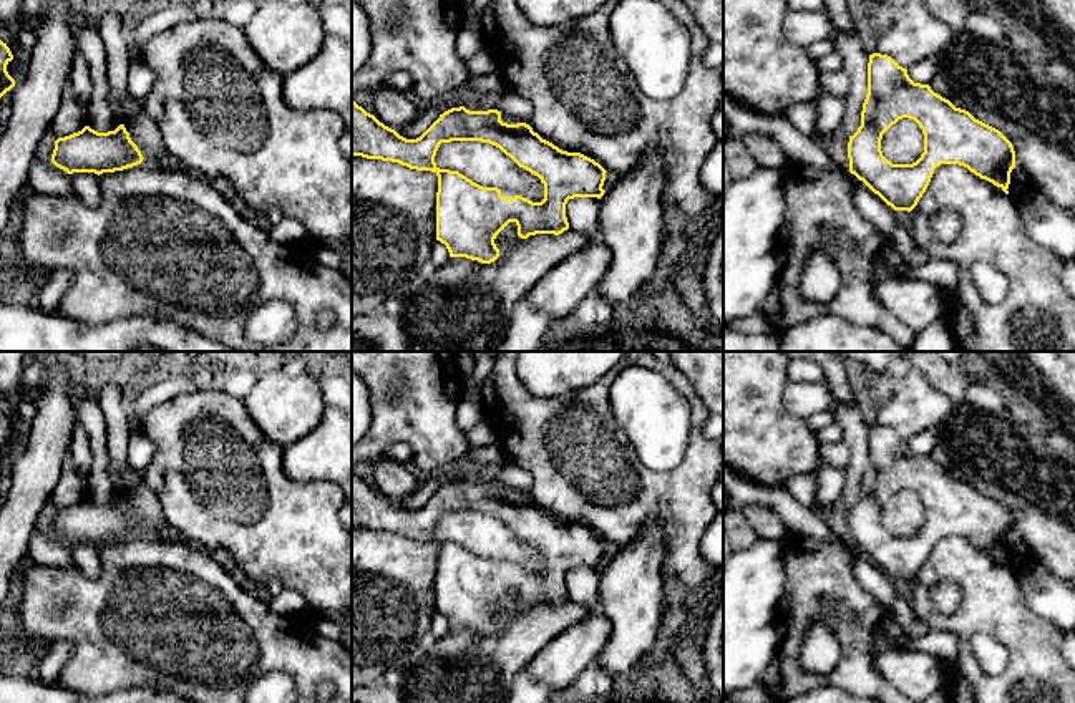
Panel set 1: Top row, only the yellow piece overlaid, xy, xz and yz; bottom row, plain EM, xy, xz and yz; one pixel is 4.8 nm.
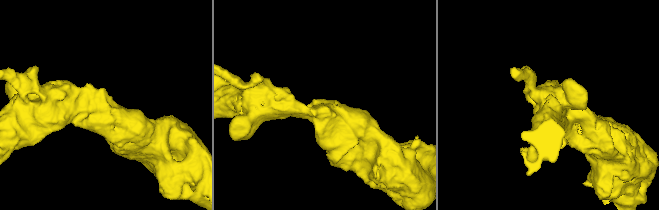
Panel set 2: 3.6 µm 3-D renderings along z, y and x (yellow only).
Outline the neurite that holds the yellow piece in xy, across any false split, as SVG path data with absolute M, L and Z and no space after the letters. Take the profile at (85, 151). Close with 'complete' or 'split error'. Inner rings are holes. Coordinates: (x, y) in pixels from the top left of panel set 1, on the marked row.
M124 124L114 131L98 133L90 126L55 141L51 162L73 172L114 172L143 162L143 154L131 141Z; complete

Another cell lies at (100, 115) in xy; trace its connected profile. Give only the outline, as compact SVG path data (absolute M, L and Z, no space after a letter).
M83 13L81 28L76 35L76 48L88 63L91 98L86 106L88 126L98 133L114 131L119 124L108 103L108 58L98 30Z

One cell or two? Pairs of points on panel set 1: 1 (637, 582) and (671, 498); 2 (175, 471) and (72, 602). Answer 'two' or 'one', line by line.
1: two
2: two

